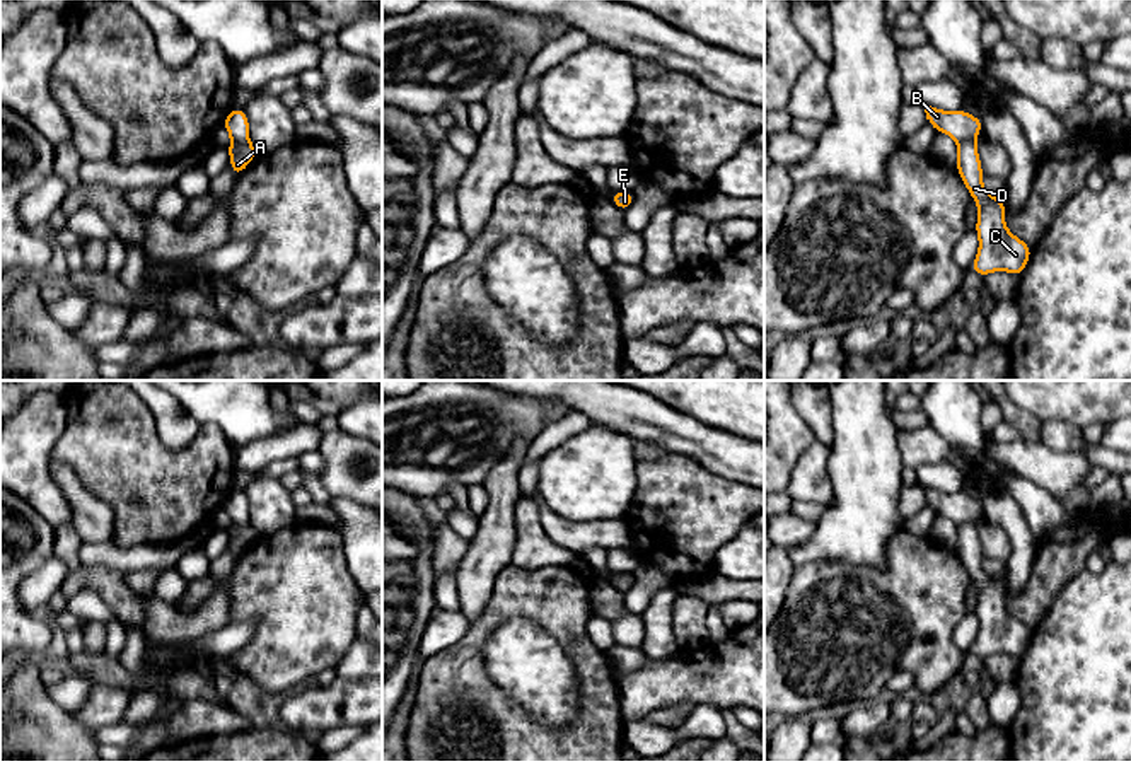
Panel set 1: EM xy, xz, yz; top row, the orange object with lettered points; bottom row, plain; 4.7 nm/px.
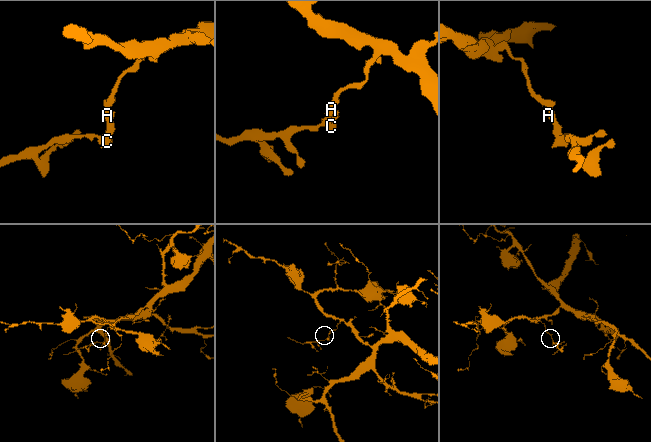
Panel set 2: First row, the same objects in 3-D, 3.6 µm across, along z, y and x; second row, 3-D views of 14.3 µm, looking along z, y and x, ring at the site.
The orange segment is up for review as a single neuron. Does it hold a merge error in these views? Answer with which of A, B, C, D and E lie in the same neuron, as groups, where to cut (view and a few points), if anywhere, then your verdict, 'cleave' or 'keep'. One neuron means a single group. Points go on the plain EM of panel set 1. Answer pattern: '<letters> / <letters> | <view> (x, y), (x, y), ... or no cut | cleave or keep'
A C D E / B | yz (974, 521), (964, 521), (957, 526) | cleave

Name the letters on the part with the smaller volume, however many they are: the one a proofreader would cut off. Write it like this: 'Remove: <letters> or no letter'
Remove: A, C, D, E

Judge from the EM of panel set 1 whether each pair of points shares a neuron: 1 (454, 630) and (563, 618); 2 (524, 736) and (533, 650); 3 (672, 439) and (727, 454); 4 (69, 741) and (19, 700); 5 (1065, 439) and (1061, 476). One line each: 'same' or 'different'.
1: different
2: different
3: same
4: same
5: different

